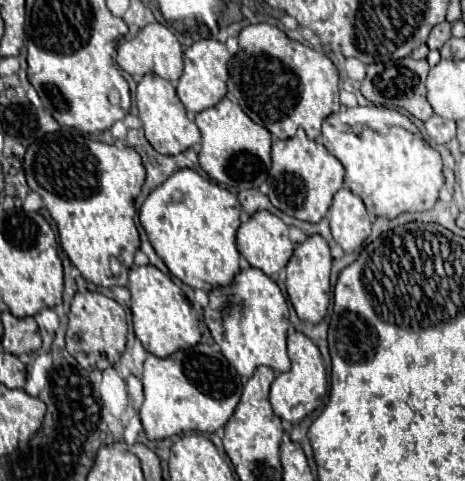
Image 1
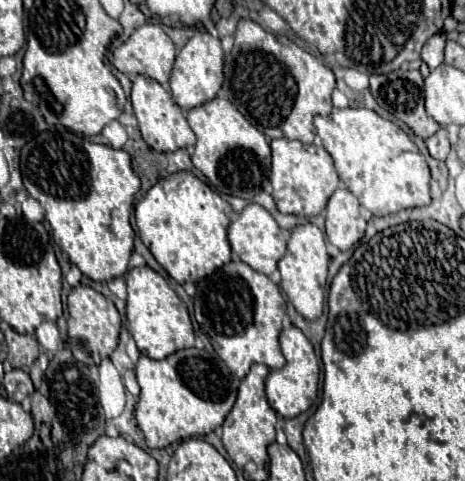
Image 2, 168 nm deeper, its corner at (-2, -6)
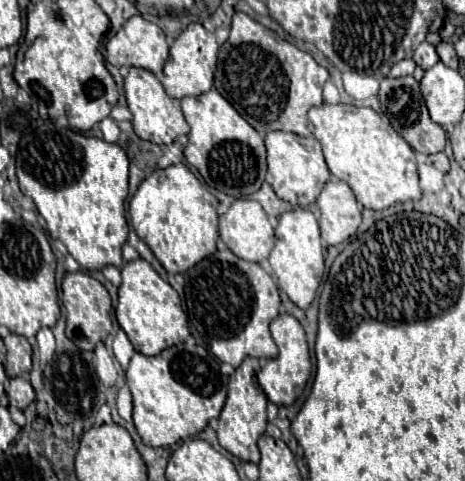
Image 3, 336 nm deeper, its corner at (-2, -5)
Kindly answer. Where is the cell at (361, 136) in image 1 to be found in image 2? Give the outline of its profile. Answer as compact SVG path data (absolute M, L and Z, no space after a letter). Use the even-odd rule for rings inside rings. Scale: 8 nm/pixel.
M334 108L330 116L314 118L316 134L320 136L326 152L332 156L338 176L344 186L360 200L360 204L370 210L374 216L388 216L402 208L418 208L430 204L430 166L426 158L418 152L416 144L408 138L408 134L396 126L394 122L378 116L368 108Z

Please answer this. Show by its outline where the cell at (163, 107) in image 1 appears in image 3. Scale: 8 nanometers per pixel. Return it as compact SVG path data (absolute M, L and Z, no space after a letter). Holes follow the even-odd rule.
M130 67L130 73L124 79L124 95L126 95L128 109L132 113L134 131L140 139L152 141L152 143L158 143L158 145L168 145L178 135L188 133L188 123L182 115L182 109L180 109L178 101L170 99L164 93L164 87L160 85L160 81L156 79L156 75L152 71L140 69L140 67Z

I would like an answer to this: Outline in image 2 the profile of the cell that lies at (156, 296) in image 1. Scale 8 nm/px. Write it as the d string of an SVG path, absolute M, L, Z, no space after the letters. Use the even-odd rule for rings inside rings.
M150 266L132 268L126 274L126 286L128 286L126 318L130 334L142 354L148 354L148 358L164 360L168 354L174 354L176 350L194 346L196 336L188 310L184 302L176 296L176 292L170 288L170 284L158 272L154 272Z

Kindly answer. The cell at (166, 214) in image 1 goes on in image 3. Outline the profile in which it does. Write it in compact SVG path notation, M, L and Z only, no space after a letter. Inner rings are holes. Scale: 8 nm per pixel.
M170 165L148 175L130 199L130 219L138 237L152 249L162 267L176 275L188 271L200 257L216 251L218 199L208 193L186 165Z

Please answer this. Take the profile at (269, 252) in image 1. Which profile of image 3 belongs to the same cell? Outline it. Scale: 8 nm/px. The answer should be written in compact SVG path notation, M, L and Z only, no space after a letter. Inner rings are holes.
M236 199L218 219L220 239L244 261L264 261L272 251L274 229L258 201Z

